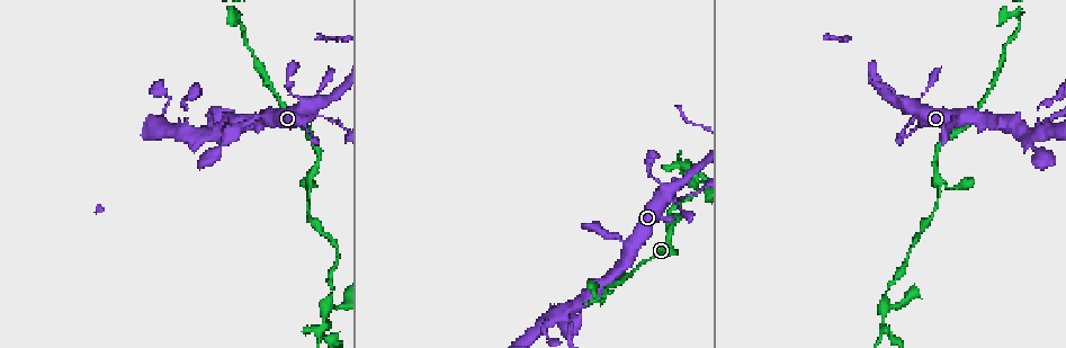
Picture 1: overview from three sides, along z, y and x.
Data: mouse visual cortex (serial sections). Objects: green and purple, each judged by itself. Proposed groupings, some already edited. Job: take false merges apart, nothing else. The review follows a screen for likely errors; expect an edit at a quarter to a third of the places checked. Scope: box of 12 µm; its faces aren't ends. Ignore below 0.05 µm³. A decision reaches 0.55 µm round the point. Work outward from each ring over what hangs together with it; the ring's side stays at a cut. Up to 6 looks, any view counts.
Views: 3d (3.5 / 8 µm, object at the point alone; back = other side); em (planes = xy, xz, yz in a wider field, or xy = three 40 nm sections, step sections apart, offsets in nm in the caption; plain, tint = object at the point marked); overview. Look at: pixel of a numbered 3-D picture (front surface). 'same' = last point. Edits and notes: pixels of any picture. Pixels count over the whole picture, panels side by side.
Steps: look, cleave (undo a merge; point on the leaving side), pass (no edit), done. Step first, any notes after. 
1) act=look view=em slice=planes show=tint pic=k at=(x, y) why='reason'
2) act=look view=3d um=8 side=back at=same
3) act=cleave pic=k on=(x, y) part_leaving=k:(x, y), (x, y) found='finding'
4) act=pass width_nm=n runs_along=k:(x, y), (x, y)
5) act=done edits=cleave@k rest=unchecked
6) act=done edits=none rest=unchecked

act=look view=3d um=3.5 pic=1 at=(625, 240) why='a fork'

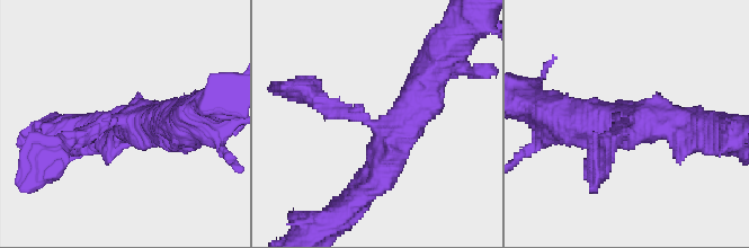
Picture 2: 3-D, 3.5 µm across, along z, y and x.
act=look view=em slice=xy step=1 show=tint pic=2 at=(124, 119)

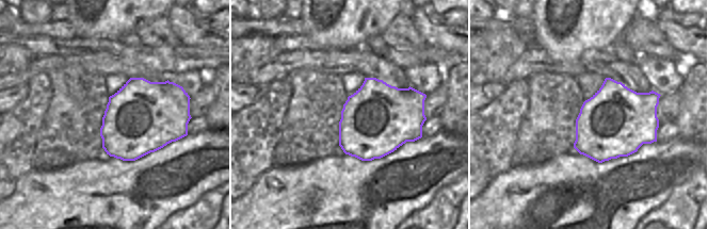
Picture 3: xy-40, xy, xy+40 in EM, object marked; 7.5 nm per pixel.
act=pass runs_along=2:(430, 71), (382, 175), (358, 197) found='continuous, no second cell'

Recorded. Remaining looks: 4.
act=look view=3d um=3.5 pic=1 at=(240, 15) why='abrupt turn'

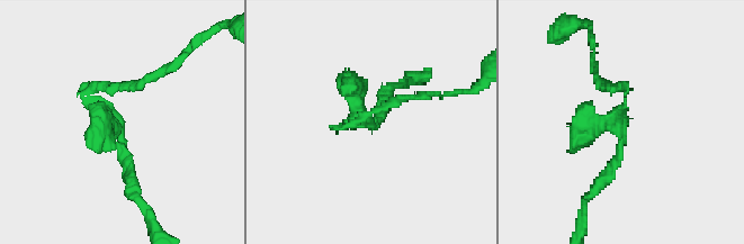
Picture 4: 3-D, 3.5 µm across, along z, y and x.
act=look view=em slice=xy step=5 show=tint pic=4 at=(614, 120)

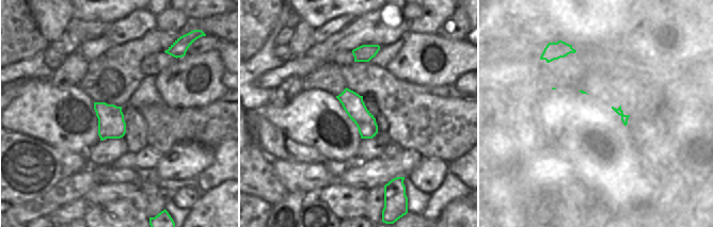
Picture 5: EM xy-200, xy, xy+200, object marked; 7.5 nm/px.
act=cleave pic=4 on=(132, 86) width_nm=160 part_leaving=4:(105, 89), (153, 81) found='two cells meet here'

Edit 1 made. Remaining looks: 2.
act=look view=3d um=3.5 pic=1 at=(1026, 135) why='small branch off a trunk'

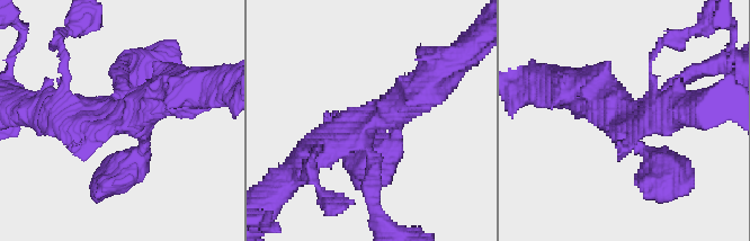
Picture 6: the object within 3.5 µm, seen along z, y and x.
act=pass runs_along=6:(437, 73), (320, 151) found='continuous, no second cell'

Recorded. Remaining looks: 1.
act=done edits=cleave@4 rest=unchecked

